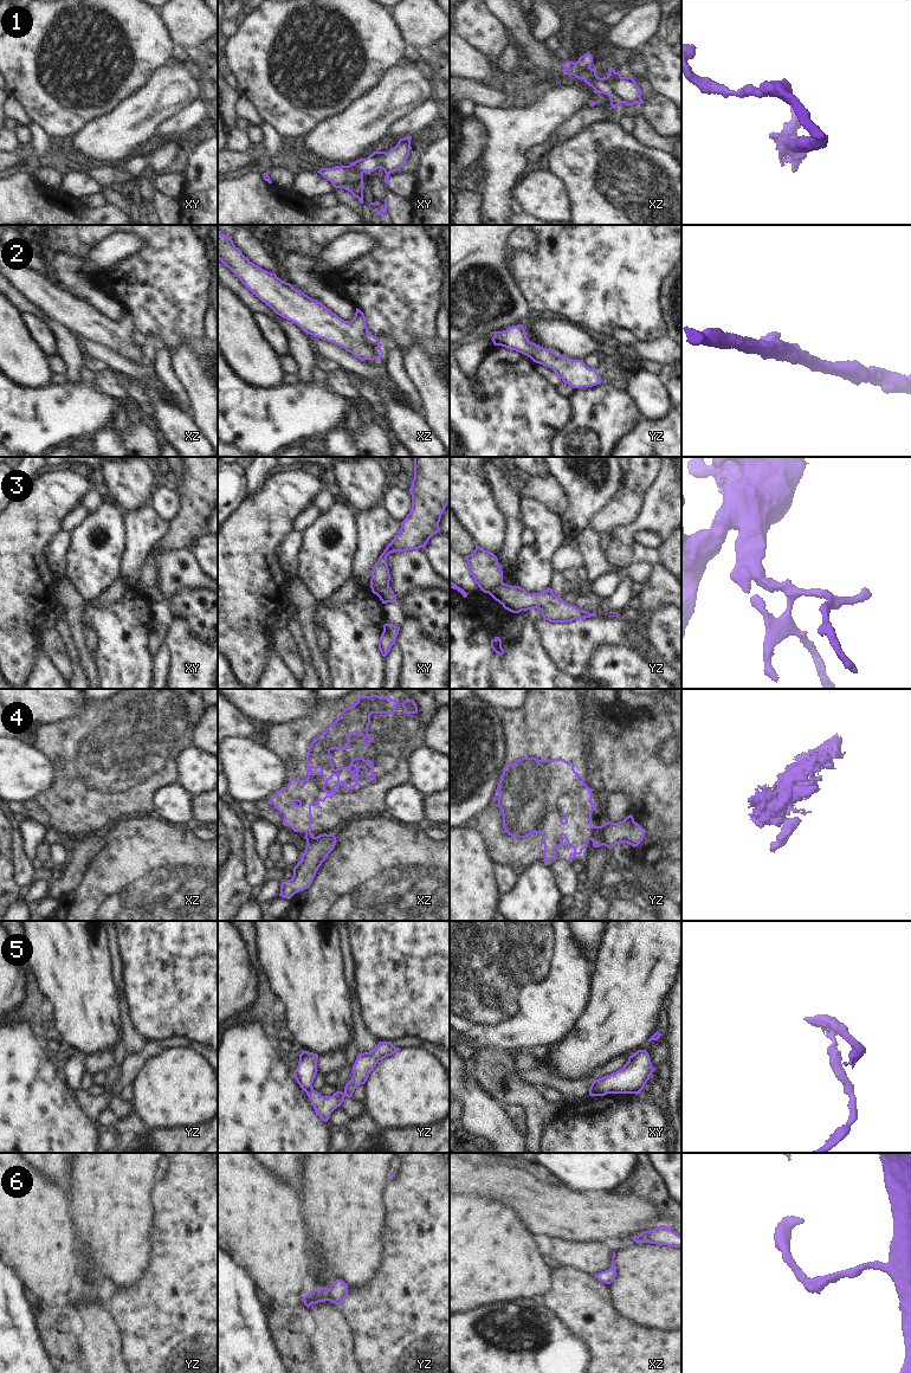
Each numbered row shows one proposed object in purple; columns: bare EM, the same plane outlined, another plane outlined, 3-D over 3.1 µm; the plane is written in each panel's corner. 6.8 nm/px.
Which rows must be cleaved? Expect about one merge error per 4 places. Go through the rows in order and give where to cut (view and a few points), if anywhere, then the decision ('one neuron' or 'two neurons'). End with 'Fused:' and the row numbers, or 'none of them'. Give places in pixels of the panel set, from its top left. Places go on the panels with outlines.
1: cut none; one neuron
2: cut none; one neuron
3: cut xy (388, 585), (372, 588); two neurons
4: cut yz (601, 826), (592, 840); two neurons
5: cut yz (311, 1088), (305, 1091); two neurons
6: cut none; one neuron
Fused: 3, 4, 5

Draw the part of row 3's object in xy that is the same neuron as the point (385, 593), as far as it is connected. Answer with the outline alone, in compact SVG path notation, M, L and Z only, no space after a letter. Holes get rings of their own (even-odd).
M389 586L375 587L375 588L371 588L371 592L380 598L382 604L396 601L396 595L394 594L394 592Z

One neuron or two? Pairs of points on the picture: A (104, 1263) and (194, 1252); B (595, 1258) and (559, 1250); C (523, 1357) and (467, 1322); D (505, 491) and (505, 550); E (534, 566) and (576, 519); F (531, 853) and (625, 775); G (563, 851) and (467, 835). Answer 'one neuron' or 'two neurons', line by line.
A: two neurons
B: one neuron
C: one neuron
D: one neuron
E: two neurons
F: two neurons
G: two neurons

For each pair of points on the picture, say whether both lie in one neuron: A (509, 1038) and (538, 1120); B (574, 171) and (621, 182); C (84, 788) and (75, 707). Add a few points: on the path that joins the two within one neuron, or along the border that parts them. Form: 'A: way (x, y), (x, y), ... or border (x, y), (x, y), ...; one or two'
A: border (486, 1045), (514, 1054); two
B: way (586, 171), (592, 171), (596, 175), (609, 175); one
C: border (86, 703), (79, 714), (49, 722); two

